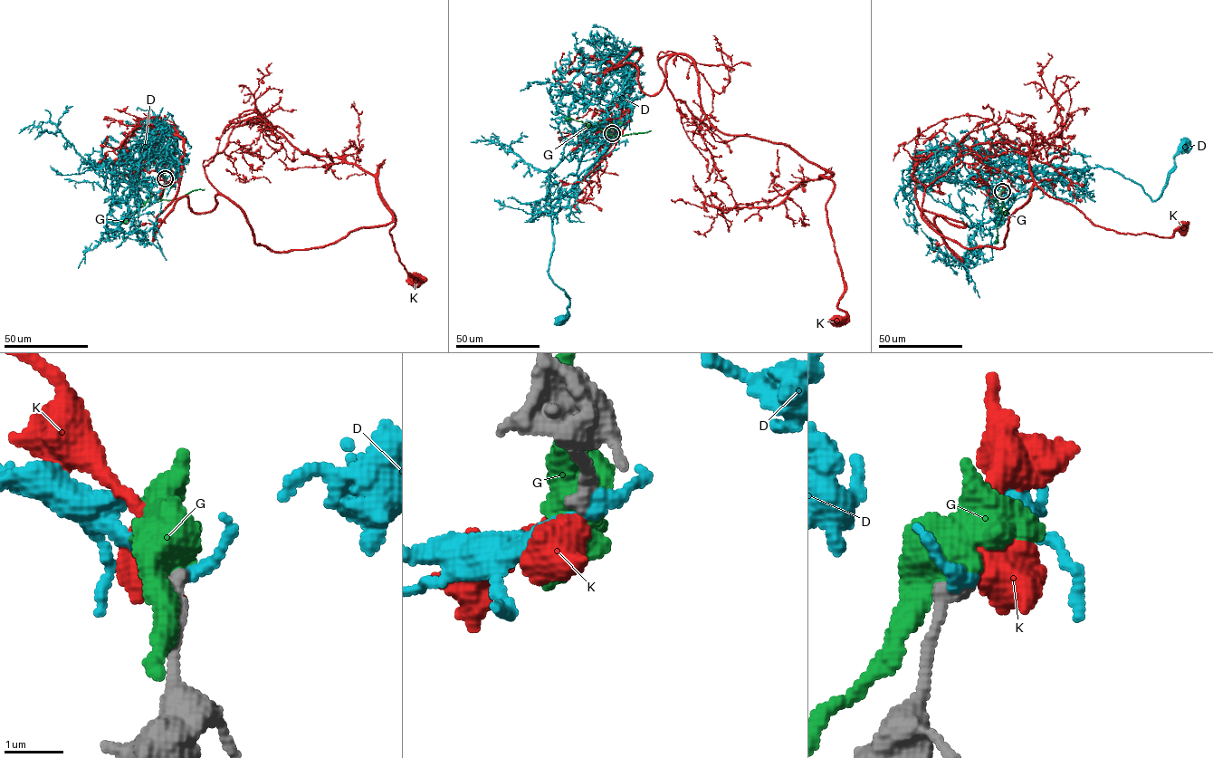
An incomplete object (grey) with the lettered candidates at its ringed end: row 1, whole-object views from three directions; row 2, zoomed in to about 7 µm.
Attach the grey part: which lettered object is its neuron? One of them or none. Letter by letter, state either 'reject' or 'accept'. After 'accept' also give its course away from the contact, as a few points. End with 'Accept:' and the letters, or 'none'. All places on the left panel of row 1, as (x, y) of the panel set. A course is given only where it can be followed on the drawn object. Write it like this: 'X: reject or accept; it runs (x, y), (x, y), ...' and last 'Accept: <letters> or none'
D: reject
G: reject
K: accept; it runs (165, 178), (158, 116), (184, 156), (157, 218), (224, 196), (281, 252), (390, 209), (416, 279)
Accept: K

